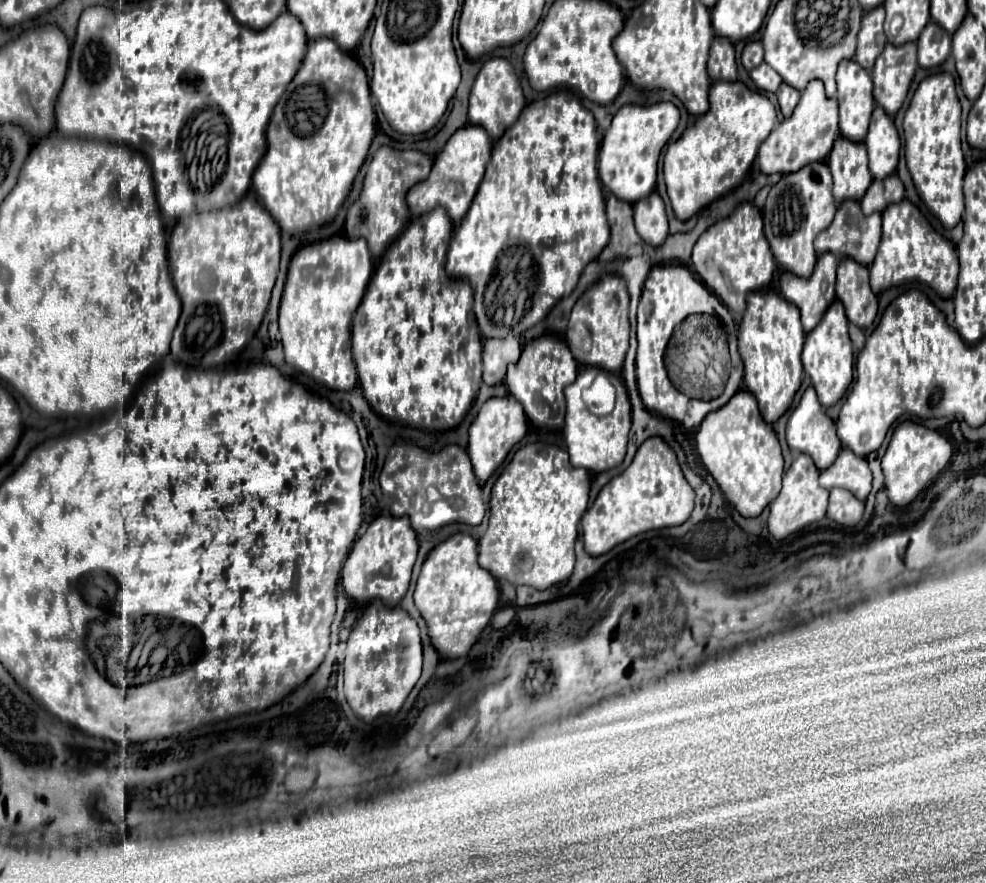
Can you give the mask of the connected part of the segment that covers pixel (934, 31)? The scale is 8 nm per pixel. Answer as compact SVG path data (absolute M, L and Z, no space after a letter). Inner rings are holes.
M929 22L925 30L921 32L917 46L919 46L919 66L921 68L939 66L951 54L951 34L947 34L947 30L943 30L939 24Z

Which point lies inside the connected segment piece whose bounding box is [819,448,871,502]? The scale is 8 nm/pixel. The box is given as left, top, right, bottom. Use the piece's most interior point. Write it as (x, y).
(849, 471)

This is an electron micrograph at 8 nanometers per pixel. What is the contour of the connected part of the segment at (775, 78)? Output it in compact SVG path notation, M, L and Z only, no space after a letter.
M765 62L759 64L755 70L751 70L749 76L755 82L755 86L761 88L761 90L765 90L765 92L777 92L779 84L783 82L781 76L771 66L767 66Z

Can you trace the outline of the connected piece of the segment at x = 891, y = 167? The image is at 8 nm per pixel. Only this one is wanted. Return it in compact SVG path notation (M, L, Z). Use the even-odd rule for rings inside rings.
M881 106L873 110L865 146L869 152L869 166L873 178L887 178L887 174L893 174L897 170L901 142L893 120L885 114Z

